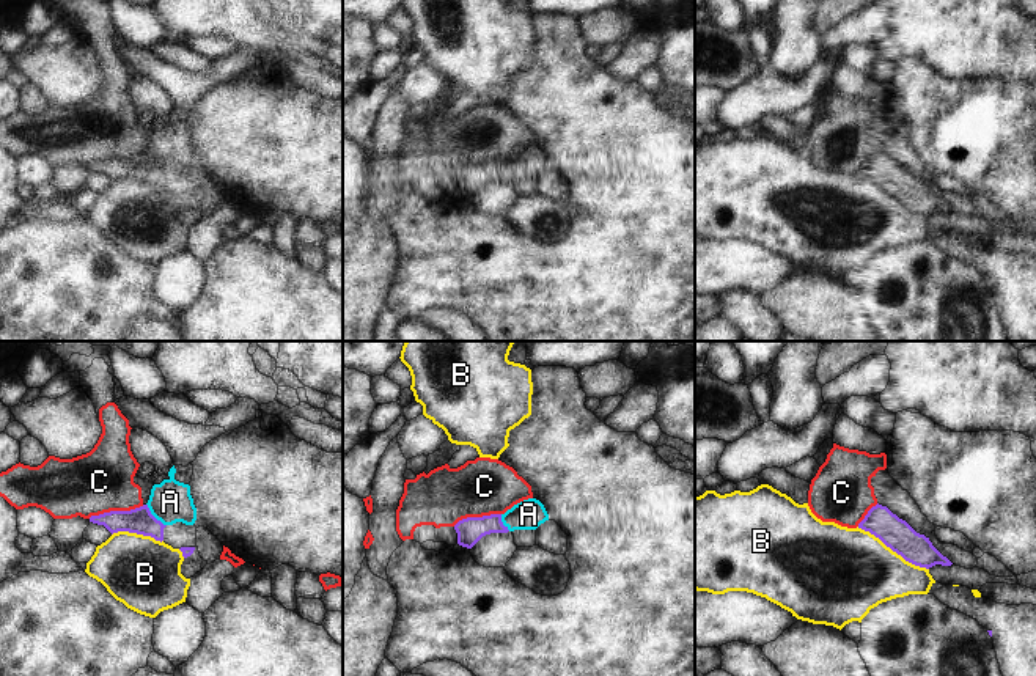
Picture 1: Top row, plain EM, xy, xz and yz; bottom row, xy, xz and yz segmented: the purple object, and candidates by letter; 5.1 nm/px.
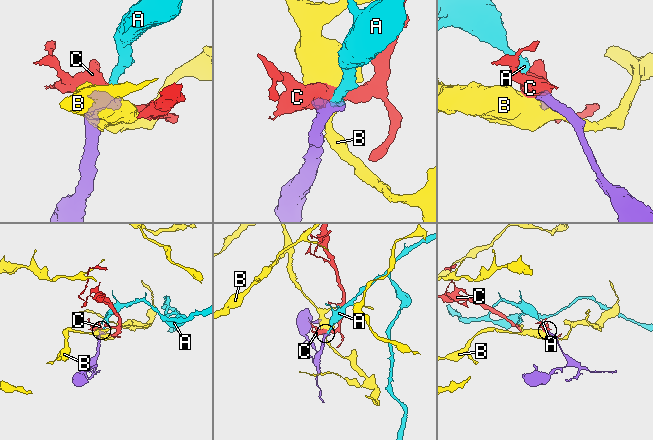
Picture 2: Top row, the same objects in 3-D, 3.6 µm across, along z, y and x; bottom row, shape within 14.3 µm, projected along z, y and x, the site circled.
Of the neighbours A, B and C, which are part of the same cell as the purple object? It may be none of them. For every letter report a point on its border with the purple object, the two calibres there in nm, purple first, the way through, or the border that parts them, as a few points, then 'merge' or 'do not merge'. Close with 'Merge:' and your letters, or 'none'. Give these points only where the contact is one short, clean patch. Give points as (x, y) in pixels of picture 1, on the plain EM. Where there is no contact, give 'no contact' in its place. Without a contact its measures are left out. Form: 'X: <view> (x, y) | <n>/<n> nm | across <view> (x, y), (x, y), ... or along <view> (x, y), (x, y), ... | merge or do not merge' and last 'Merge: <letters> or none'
A: xy (153, 164) | 140/220 nm | across xy (140, 168), (153, 164), (170, 150) | merge
B: yz (893, 198) | 160/440 nm | do not merge
C: xy (115, 159) | 140/320 nm | along xy (143, 153), (134, 157), (110, 157), (88, 165) | do not merge
Merge: A

